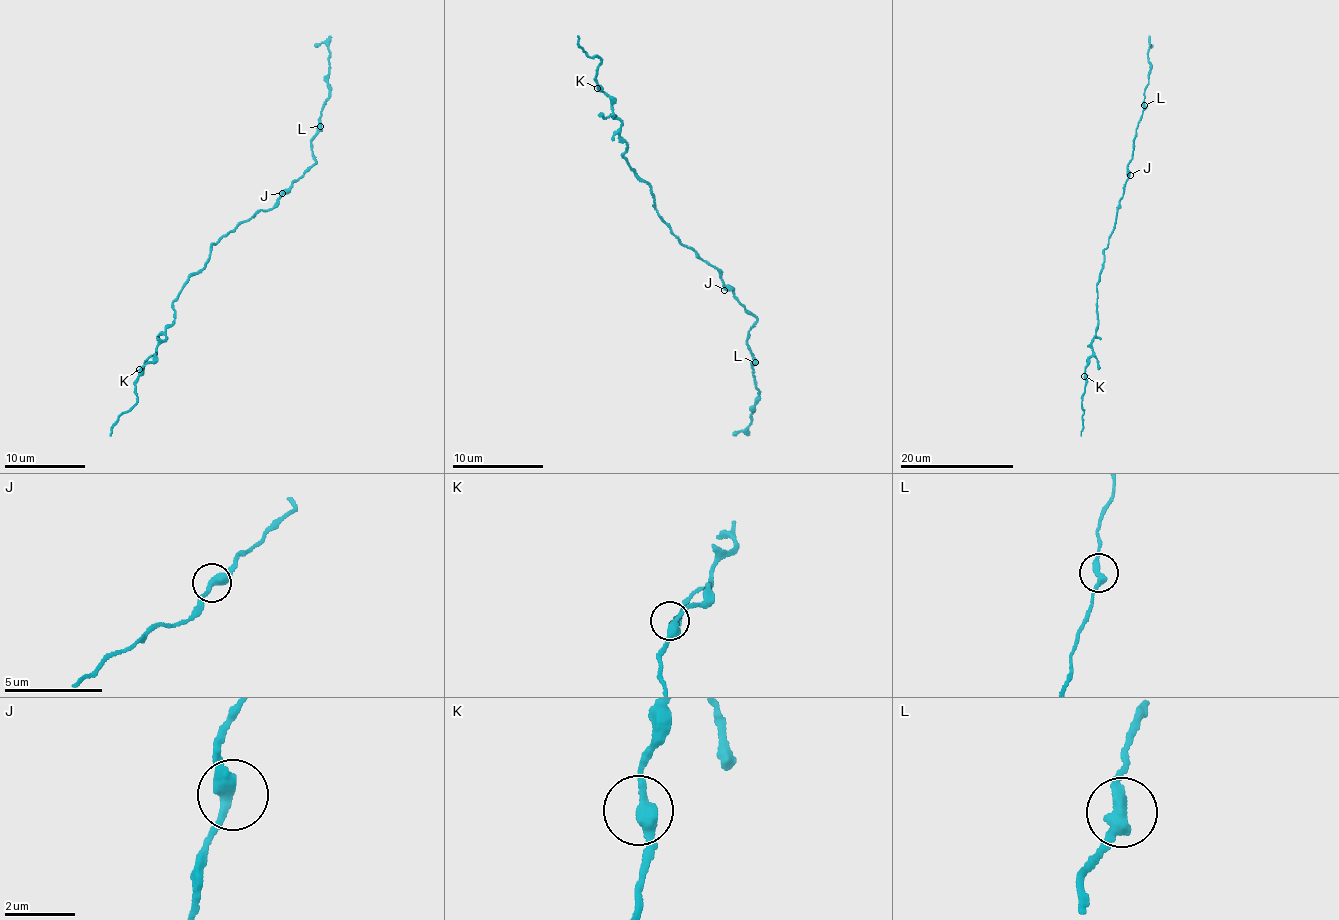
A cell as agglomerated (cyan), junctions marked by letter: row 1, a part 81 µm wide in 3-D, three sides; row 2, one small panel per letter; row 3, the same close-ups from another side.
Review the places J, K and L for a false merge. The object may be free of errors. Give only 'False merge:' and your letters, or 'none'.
False merge: none

